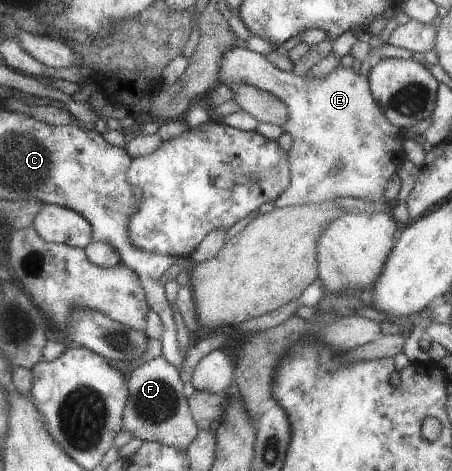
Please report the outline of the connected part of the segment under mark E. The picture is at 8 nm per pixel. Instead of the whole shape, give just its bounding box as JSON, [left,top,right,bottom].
[217,46,406,208]

